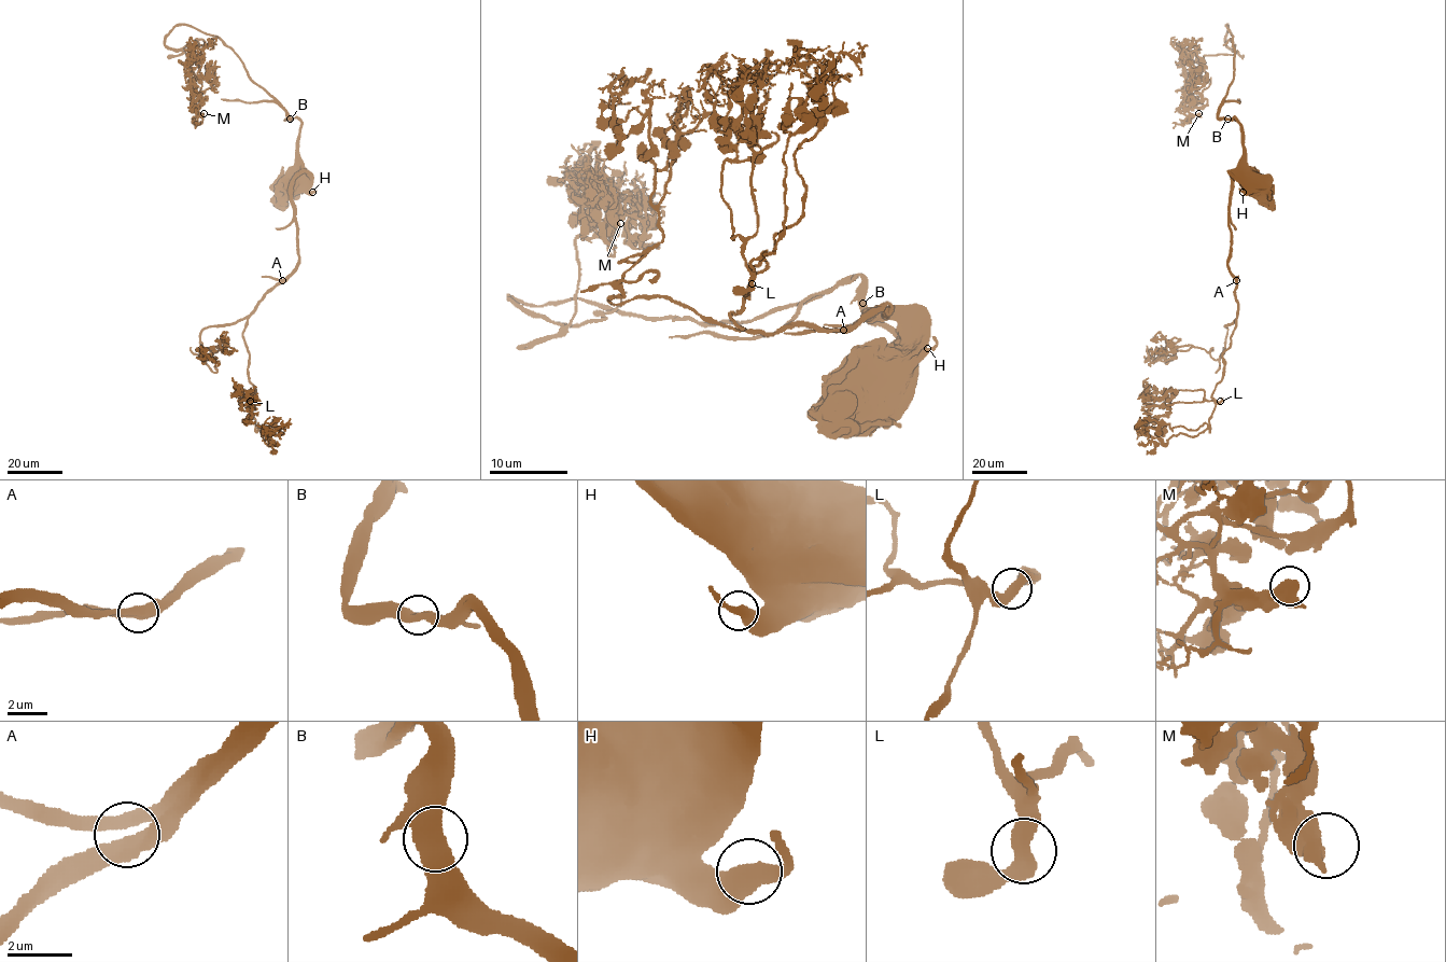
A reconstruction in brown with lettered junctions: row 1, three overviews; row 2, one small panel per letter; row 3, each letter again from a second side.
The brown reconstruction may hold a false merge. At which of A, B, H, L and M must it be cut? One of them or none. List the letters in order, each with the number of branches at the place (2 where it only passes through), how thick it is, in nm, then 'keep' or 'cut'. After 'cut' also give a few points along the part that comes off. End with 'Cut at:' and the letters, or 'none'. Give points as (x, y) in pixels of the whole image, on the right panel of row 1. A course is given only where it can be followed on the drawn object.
A: 2 branches meet; 460 nm thick; keep
B: 2 branches meet; 500 nm thick; keep
H: 2 branches meet; 480 nm thick; keep
L: 2 branches meet; 480 nm thick; keep
M: 2 branches meet; 500 nm thick; keep
Cut at: none

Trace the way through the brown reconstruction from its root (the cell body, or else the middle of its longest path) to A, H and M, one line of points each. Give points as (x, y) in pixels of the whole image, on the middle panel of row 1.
A: (886, 363), (906, 344), (903, 330), (893, 319), (869, 312), (886, 312), (888, 305), (871, 309), (843, 330)
H: (886, 363), (913, 361), (927, 348)
M: (886, 363), (896, 336), (861, 276), (746, 322), (509, 298), (572, 320), (594, 225), (581, 175), (620, 223)

